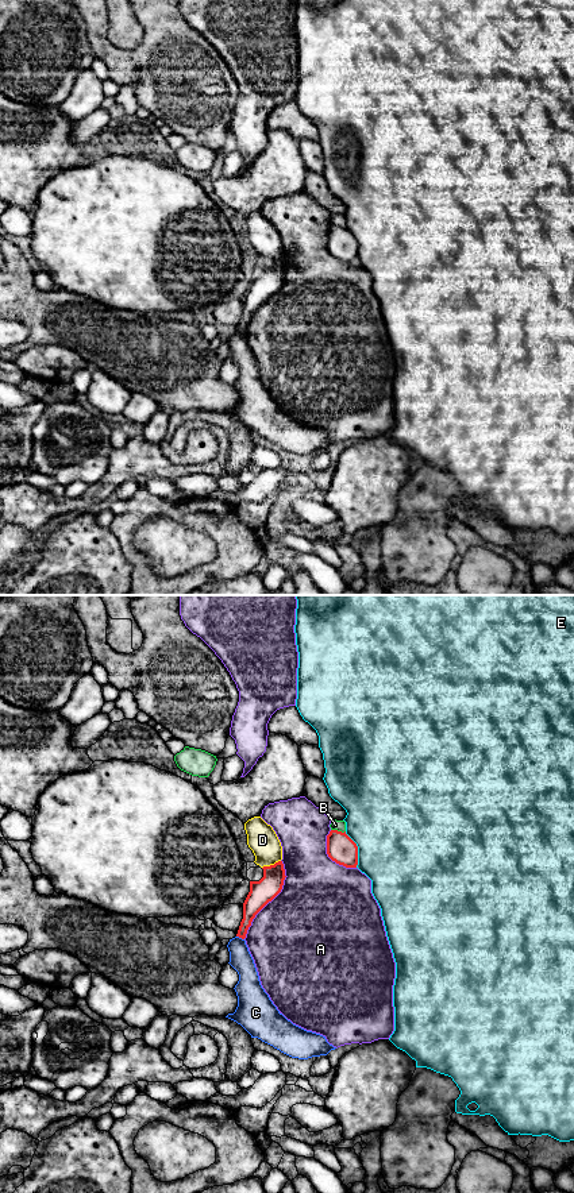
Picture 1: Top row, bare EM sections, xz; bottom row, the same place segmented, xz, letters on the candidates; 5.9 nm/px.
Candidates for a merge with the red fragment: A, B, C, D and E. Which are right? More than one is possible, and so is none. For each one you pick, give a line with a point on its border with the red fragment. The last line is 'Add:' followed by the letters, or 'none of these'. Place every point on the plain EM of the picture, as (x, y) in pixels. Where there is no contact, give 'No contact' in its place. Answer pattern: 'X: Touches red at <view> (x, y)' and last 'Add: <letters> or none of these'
Add: none of these

